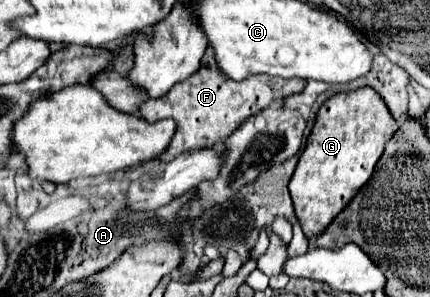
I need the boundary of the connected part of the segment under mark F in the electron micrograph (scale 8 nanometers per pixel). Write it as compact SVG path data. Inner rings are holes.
M207 49L201 61L201 67L187 81L173 85L173 89L167 95L159 99L149 99L147 103L143 103L141 117L145 117L151 123L165 117L171 117L177 121L175 137L171 145L163 151L163 157L159 157L163 161L171 161L179 153L185 153L187 149L213 147L215 143L227 139L243 121L247 121L257 111L301 91L303 91L303 79L299 77L277 79L267 75L251 75L241 81L233 81L223 71L219 71L215 53Z

